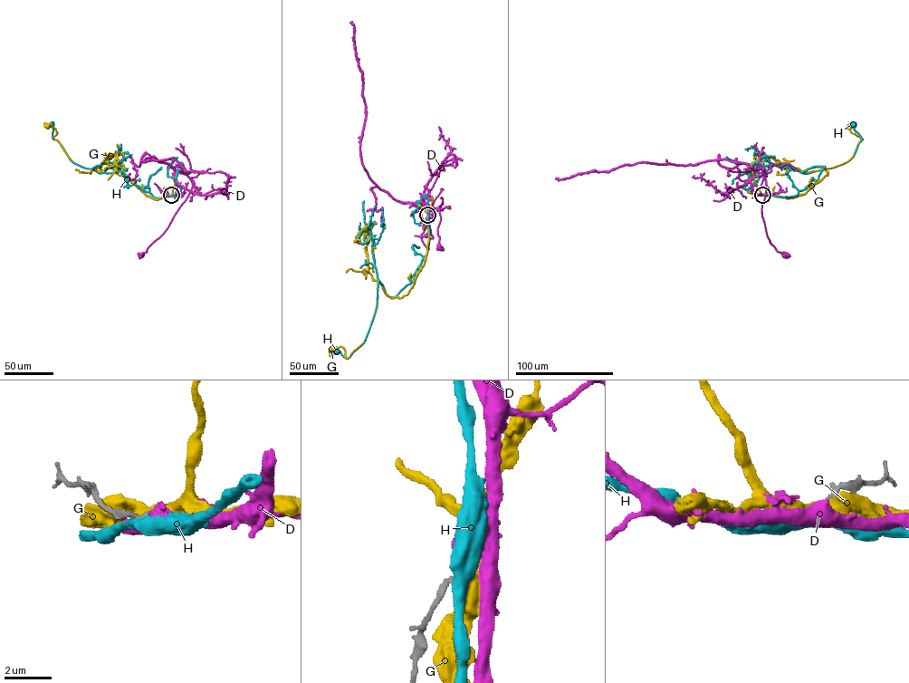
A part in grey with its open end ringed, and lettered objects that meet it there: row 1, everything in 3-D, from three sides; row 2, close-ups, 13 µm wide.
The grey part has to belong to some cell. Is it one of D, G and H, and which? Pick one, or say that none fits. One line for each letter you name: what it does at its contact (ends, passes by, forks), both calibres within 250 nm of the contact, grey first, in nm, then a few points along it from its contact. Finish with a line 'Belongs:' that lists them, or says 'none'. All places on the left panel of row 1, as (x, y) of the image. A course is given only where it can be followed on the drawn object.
Belongs: none

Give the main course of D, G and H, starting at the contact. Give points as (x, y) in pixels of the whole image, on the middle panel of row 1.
D: (427, 215), (428, 208), (425, 203), (415, 203), (443, 210), (439, 211), (441, 220), (437, 228), (440, 247)
G: (427, 215), (425, 261), (408, 293), (390, 298), (377, 282), (365, 341), (348, 358), (342, 347), (331, 349)
H: (427, 216), (427, 252), (416, 278), (393, 297), (378, 281), (376, 309), (363, 343), (348, 358), (335, 351)

